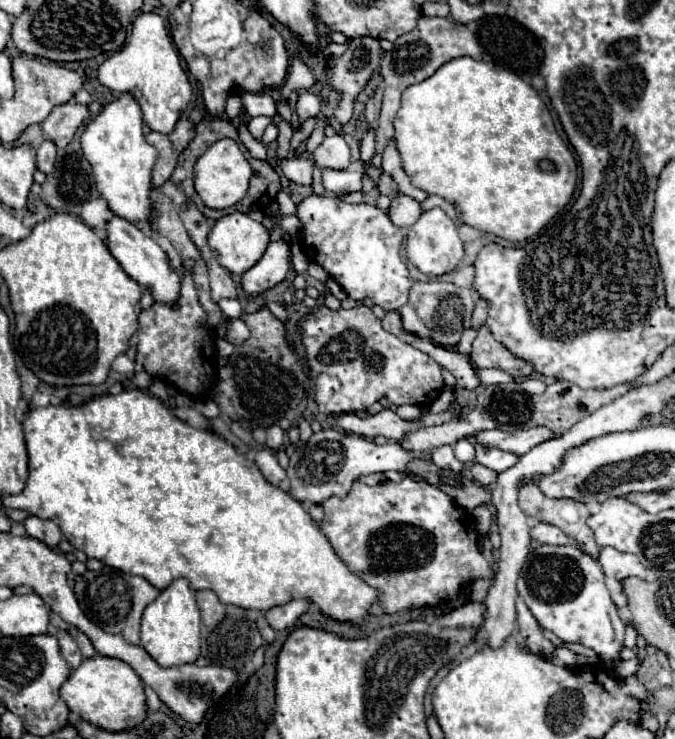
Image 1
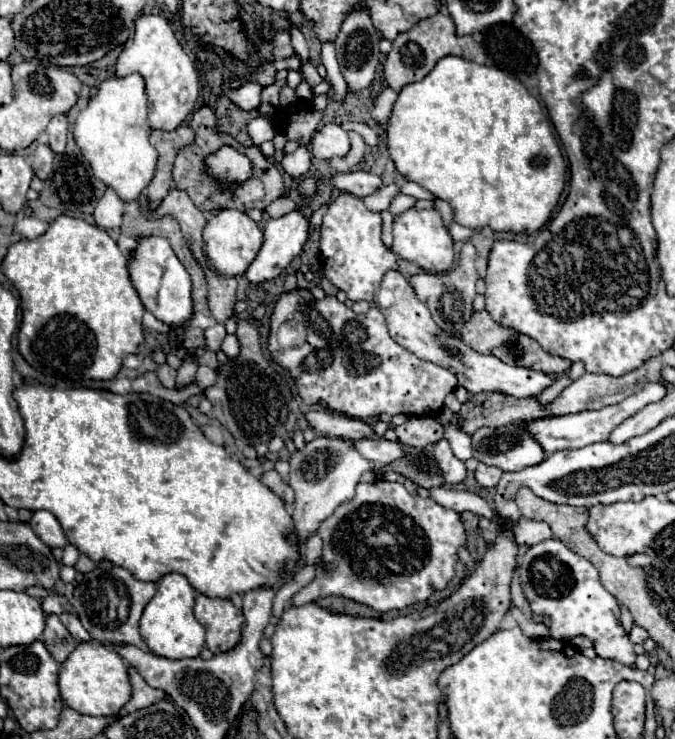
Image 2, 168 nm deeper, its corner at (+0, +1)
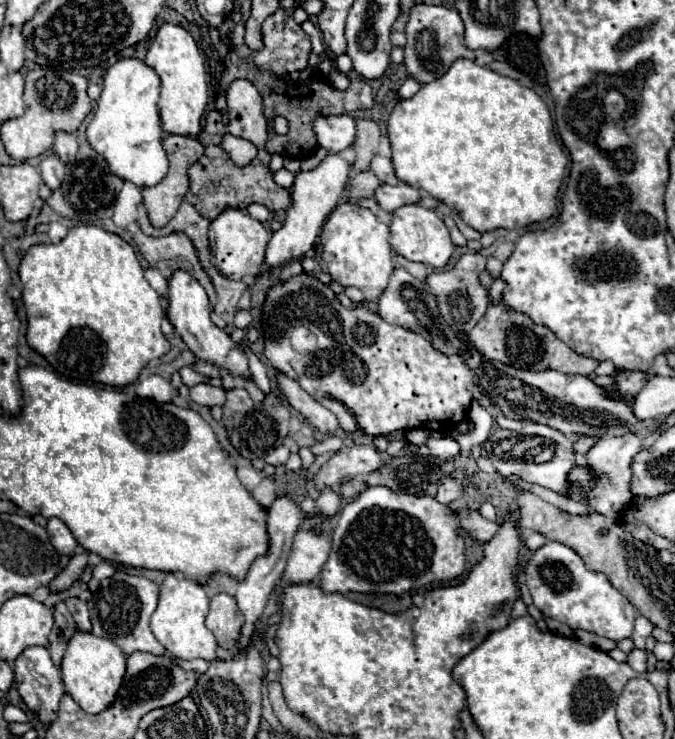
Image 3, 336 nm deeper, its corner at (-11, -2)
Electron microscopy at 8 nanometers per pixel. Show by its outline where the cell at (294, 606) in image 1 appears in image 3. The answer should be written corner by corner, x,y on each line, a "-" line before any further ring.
369,486
337,516
337,526
331,532
333,548
321,570
319,588
323,592
339,594
373,592
403,596
405,592
417,592
435,582
453,580
465,570
465,542
459,536
459,528
461,522
457,514
447,504
441,504
435,496
413,496
405,492
399,494
385,486

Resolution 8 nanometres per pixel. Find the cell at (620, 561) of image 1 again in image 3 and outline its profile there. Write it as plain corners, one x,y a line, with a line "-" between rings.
639,616
639,618
635,620
635,628
633,628
631,640
635,642
637,648
645,648
647,638
651,636
651,630
653,630
653,624
651,624
647,618

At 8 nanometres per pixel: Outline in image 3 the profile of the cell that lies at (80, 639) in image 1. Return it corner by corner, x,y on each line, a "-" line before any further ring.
69,598
69,600
65,600
65,604
67,604
67,608
69,608
69,612
71,612
77,628
79,628
81,632
91,632
91,622
89,622
87,604
85,604
83,600
79,600
79,598

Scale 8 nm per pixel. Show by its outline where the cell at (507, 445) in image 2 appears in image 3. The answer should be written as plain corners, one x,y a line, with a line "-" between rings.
549,428
549,440
553,440
553,446
555,446
555,454
549,462
537,464
537,462
529,462
529,460
513,460
513,458
501,460
493,452
489,452
489,460
501,476
517,474
523,480
539,484
543,488
549,488
553,492
571,494
573,488
565,480
567,472
571,470
571,466
575,462
571,442
561,432
551,430
551,428

